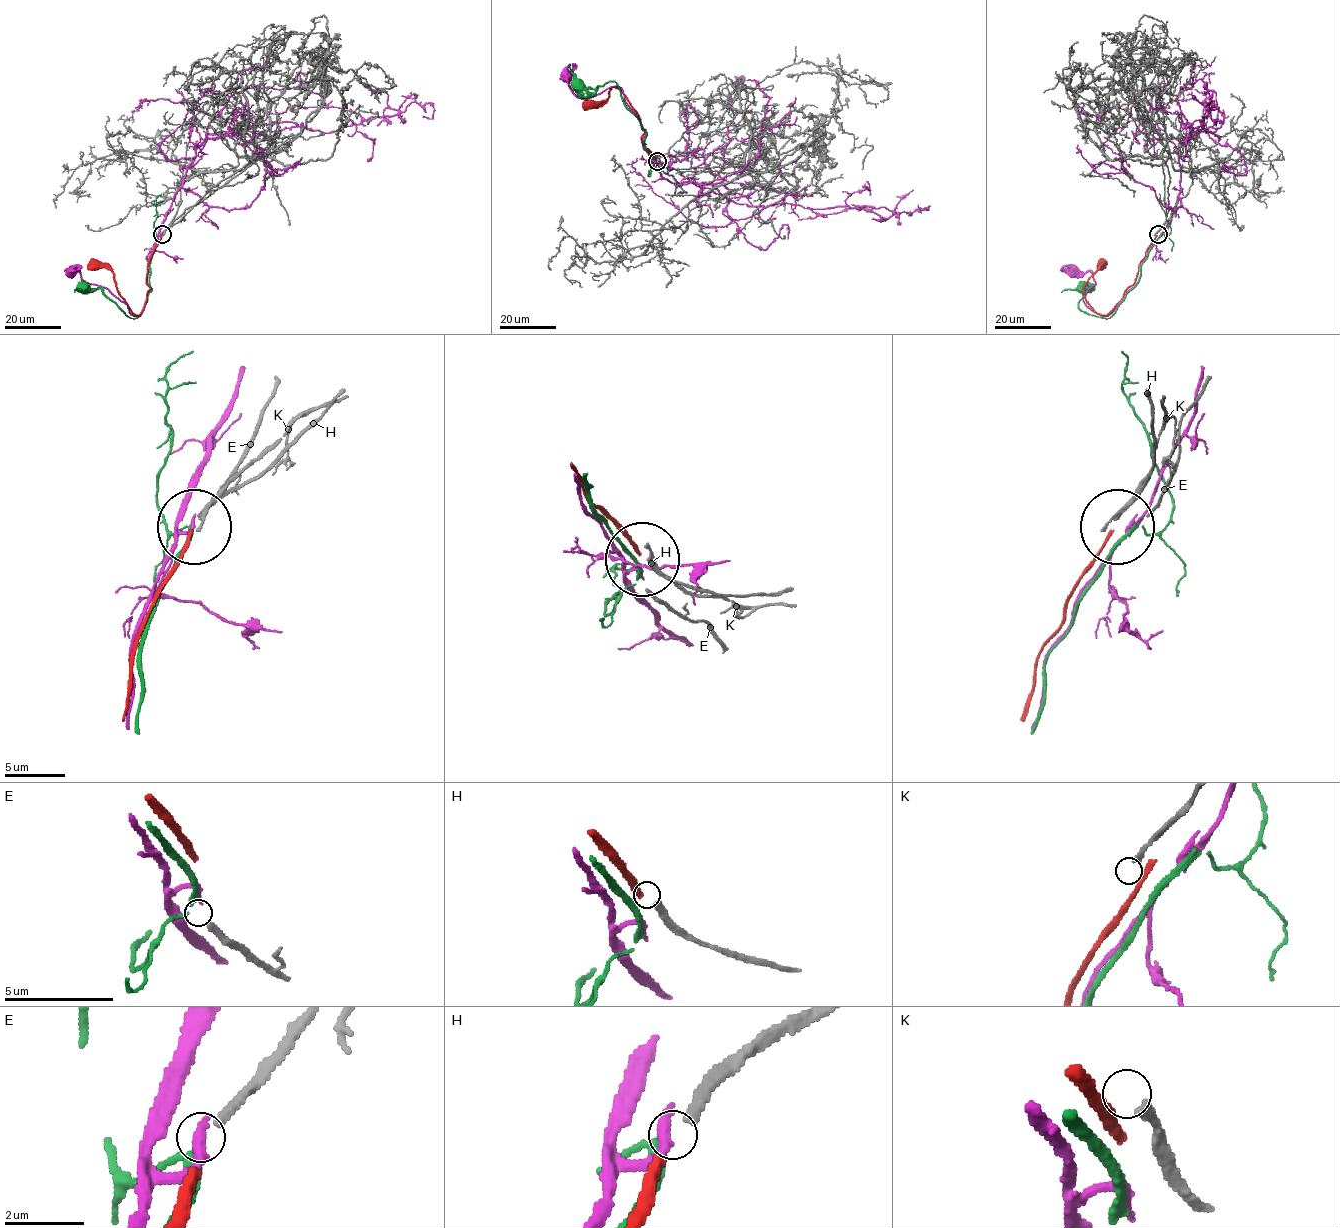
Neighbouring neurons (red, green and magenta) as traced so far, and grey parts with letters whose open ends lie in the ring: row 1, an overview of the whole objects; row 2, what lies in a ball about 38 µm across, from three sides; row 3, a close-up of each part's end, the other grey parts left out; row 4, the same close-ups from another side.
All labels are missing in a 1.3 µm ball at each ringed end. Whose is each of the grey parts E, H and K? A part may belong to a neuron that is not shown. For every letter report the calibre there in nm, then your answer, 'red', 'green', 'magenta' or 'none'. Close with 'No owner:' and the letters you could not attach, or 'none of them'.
E: 260 nm | green
H: 240 nm | red
K: 220 nm | none
No owner: K

